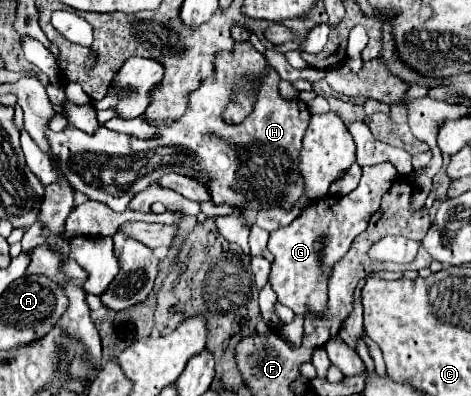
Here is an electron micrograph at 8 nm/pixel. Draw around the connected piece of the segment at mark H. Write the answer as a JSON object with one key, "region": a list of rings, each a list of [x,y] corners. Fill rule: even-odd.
{"region":[[[236,43],[232,53],[218,53],[214,63],[216,63],[216,73],[210,79],[206,79],[200,85],[200,89],[196,89],[190,95],[190,105],[188,105],[188,111],[184,113],[184,117],[180,121],[172,123],[172,127],[156,125],[160,129],[160,139],[142,141],[142,139],[136,139],[136,137],[130,137],[124,133],[110,131],[106,127],[98,127],[92,135],[88,135],[88,133],[76,129],[72,123],[68,123],[68,127],[60,133],[50,131],[48,133],[50,153],[56,159],[58,171],[66,177],[66,181],[70,181],[72,189],[86,193],[90,199],[102,201],[102,203],[110,205],[114,211],[122,213],[122,211],[126,211],[128,201],[136,193],[146,189],[150,183],[154,183],[156,179],[160,179],[166,173],[180,173],[180,175],[188,175],[188,177],[202,181],[208,187],[212,201],[216,205],[230,203],[230,205],[246,207],[252,211],[272,209],[272,207],[290,209],[298,201],[298,197],[304,195],[304,181],[300,181],[300,175],[296,173],[296,169],[298,169],[302,137],[304,137],[304,131],[306,131],[308,119],[310,119],[308,105],[304,101],[296,101],[296,99],[284,101],[280,97],[278,73],[268,67],[262,53],[258,53],[252,47],[252,43]],[[242,77],[248,77],[248,79],[262,77],[262,83],[258,87],[258,97],[256,97],[252,113],[240,125],[226,125],[222,121],[220,113],[226,107],[226,103],[230,101],[232,91],[238,87]]]}

